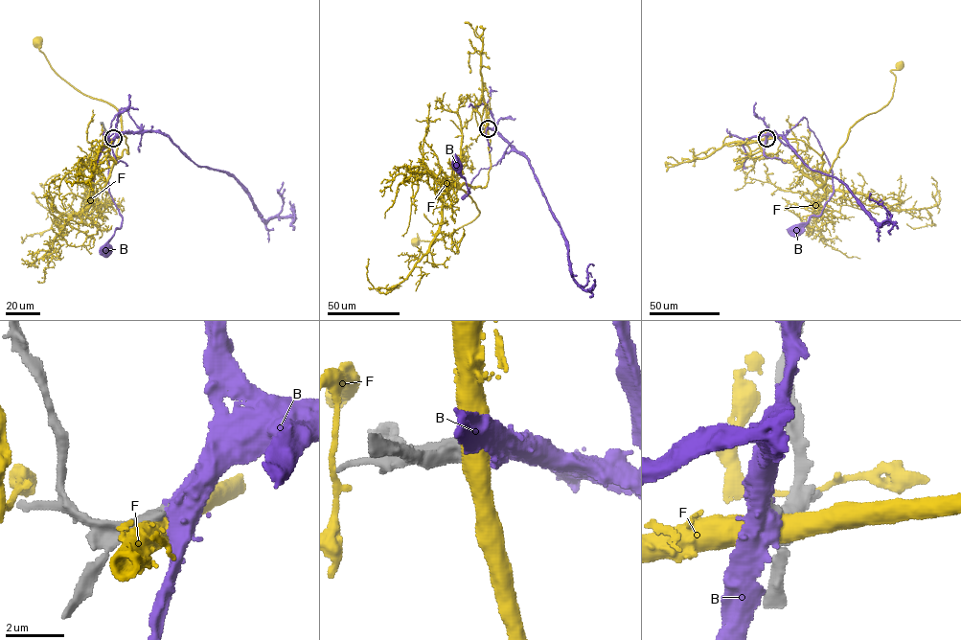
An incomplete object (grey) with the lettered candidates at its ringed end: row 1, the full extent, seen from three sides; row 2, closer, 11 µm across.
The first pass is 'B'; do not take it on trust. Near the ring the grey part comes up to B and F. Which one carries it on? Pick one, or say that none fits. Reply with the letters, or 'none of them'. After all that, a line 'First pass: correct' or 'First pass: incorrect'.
B
First pass: correct

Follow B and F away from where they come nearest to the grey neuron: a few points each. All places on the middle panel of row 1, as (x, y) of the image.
B: (488, 128), (495, 131), (513, 148), (495, 165), (479, 171), (463, 198), (469, 192), (458, 166)
F: (487, 128), (491, 167), (487, 185), (460, 188), (480, 213), (437, 240), (420, 240), (417, 234), (416, 242)

